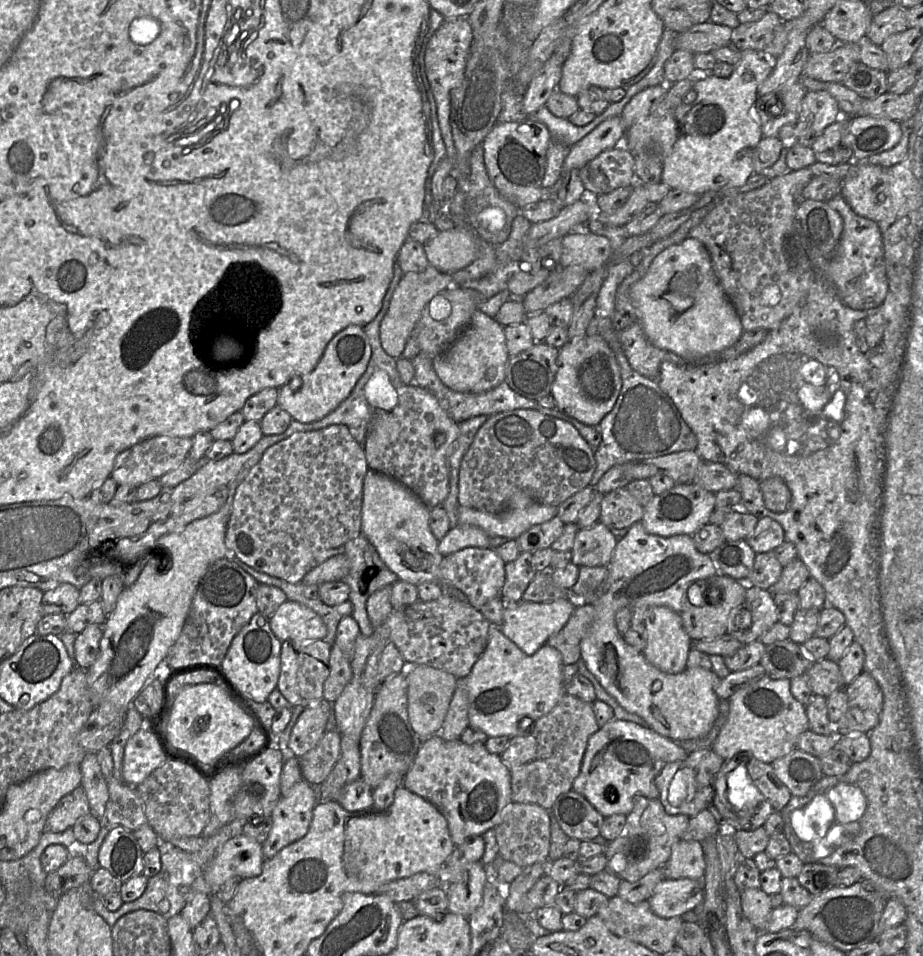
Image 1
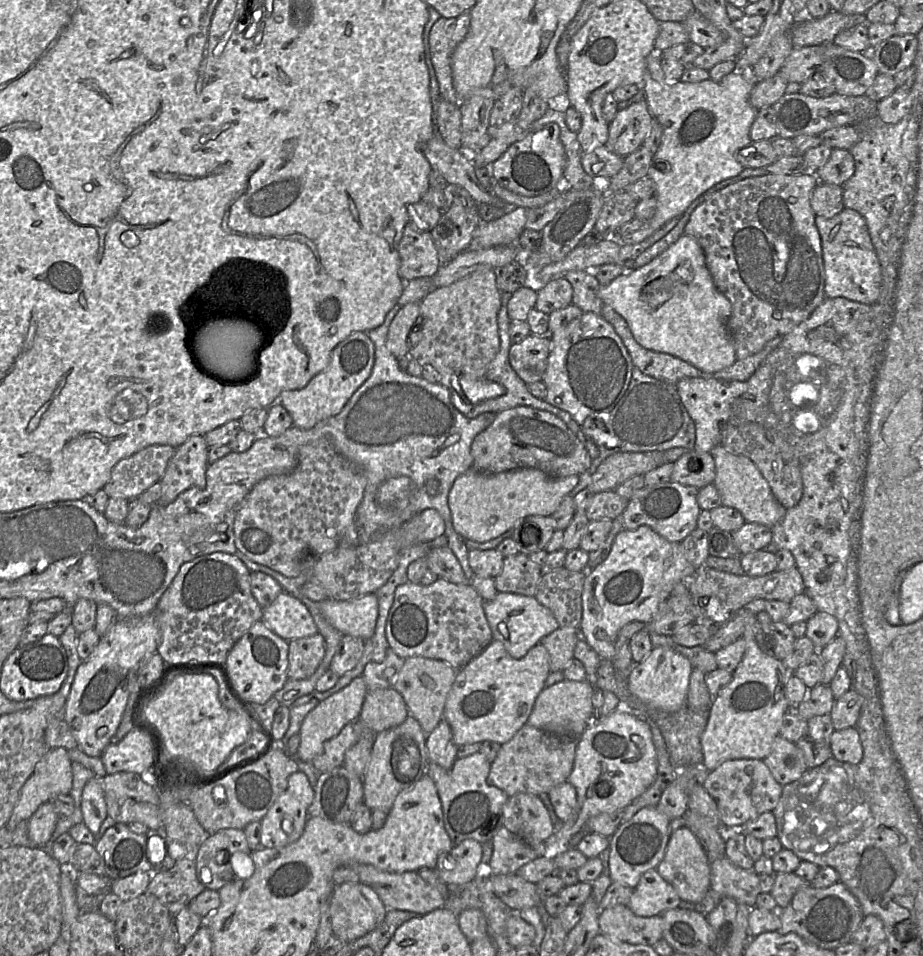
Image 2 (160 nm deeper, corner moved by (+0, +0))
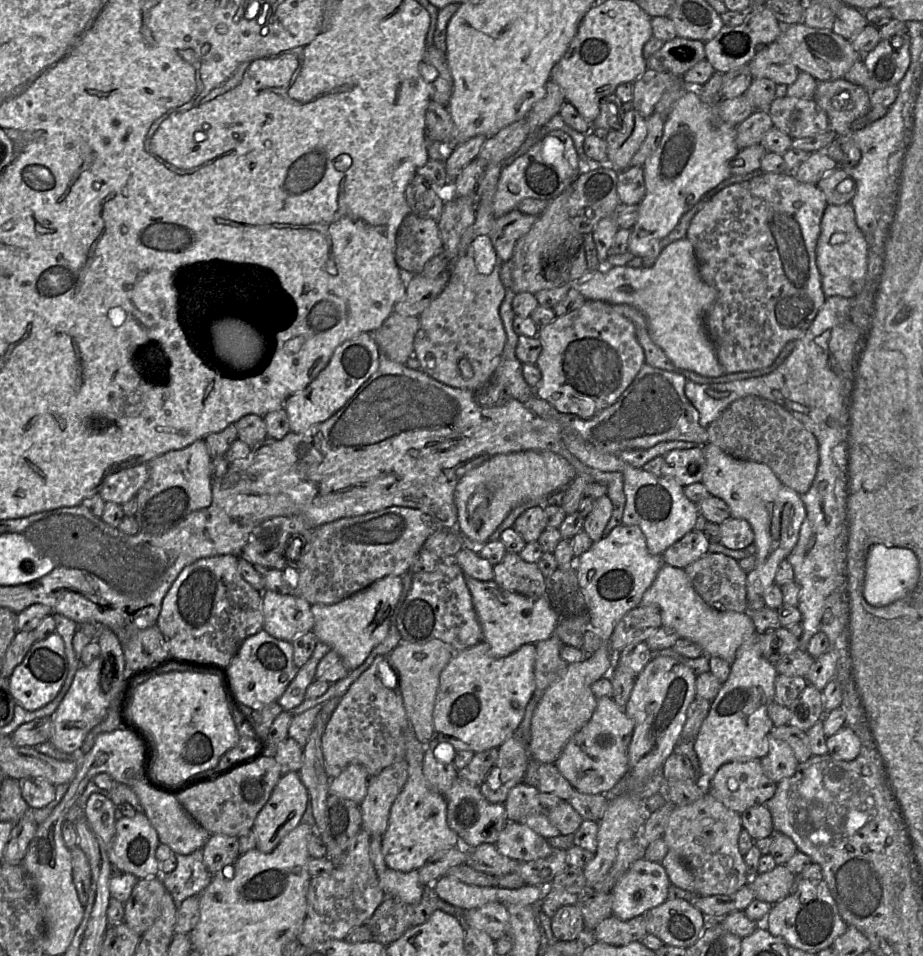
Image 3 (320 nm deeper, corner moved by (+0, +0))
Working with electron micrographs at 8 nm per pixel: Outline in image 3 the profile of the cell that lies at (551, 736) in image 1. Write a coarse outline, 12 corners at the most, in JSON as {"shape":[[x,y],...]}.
{"shape":[[511,737],[480,786],[491,803],[505,803],[523,783],[528,746]]}

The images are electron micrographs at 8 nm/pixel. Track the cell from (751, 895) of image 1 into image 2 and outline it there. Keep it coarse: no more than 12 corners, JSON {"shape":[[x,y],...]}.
{"shape":[[726,856],[710,863],[710,889],[754,908],[759,875]]}

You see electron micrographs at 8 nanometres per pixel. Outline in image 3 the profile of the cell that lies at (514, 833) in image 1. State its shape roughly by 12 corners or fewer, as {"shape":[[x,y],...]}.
{"shape":[[515,785],[503,804],[507,822],[546,811],[537,788]]}

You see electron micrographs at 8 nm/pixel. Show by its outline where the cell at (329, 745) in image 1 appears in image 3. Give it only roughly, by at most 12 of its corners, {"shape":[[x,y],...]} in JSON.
{"shape":[[389,655],[340,698],[322,736],[328,776],[406,759],[411,721]]}

